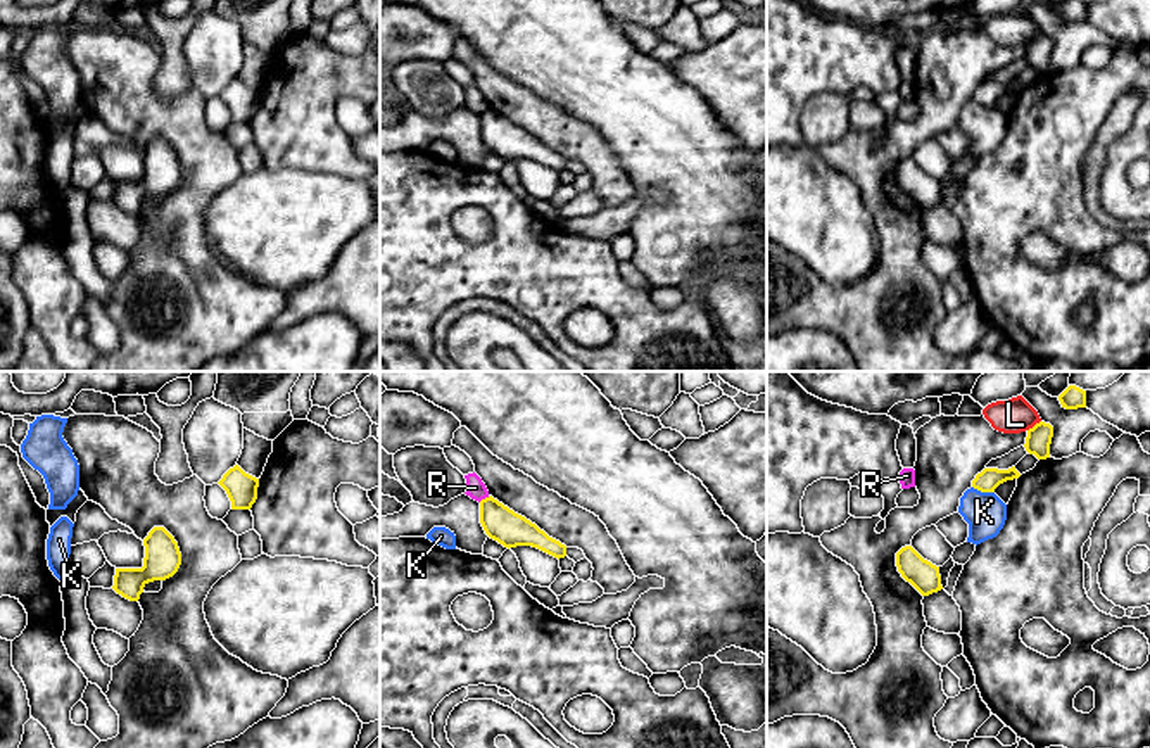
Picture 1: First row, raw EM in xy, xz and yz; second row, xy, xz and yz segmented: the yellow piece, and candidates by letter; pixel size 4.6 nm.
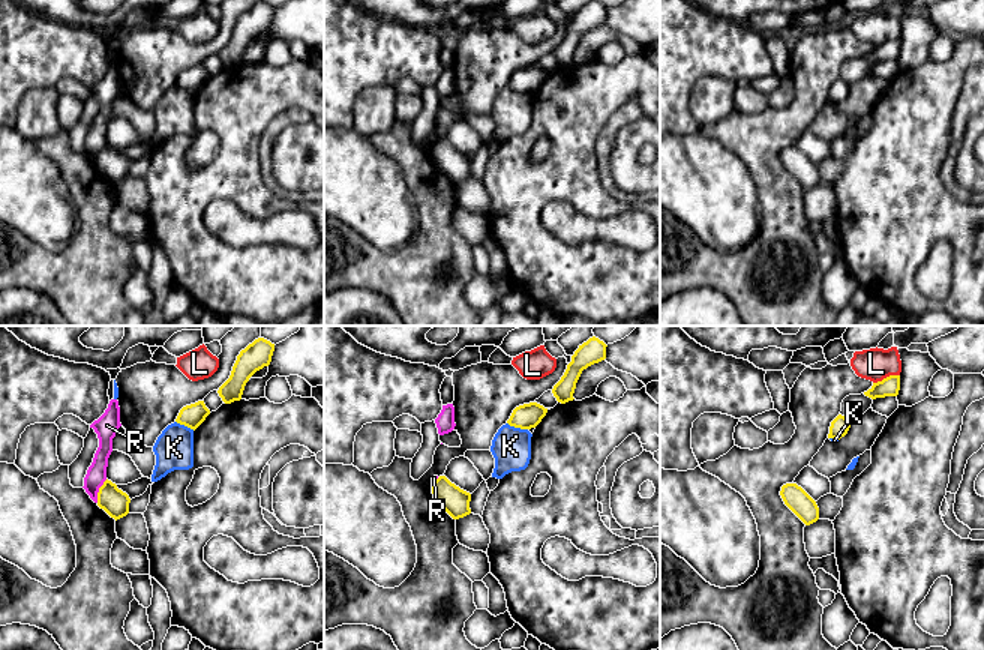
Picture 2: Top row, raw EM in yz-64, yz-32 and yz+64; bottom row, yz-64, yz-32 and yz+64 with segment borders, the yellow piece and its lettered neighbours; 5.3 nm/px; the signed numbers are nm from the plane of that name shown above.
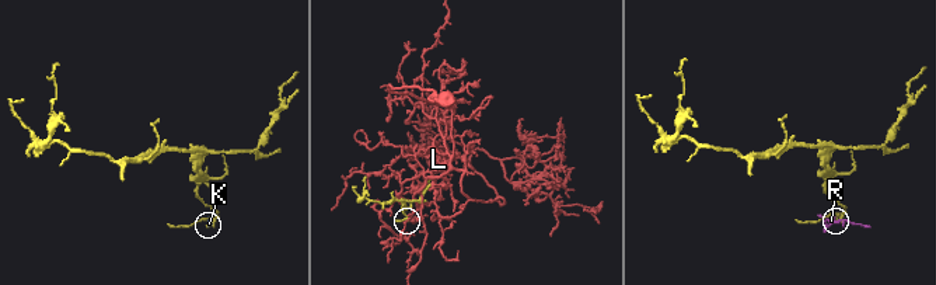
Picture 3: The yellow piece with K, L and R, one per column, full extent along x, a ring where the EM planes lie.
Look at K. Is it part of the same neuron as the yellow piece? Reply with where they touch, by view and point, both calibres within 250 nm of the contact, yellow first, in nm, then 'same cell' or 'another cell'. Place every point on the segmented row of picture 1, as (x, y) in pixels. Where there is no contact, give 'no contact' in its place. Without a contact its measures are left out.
meets yellow in yz at (983, 491); 100 nm thick on the yellow side, 190 nm on the other; another cell

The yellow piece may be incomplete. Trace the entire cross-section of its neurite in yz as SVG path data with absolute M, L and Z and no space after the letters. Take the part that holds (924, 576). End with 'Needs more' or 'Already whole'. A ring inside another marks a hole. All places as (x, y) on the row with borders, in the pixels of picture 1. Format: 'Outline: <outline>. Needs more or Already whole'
Outline: M905 546L896 553L896 567L901 577L922 596L929 596L943 589L939 567L924 560L912 546Z. Already whole

